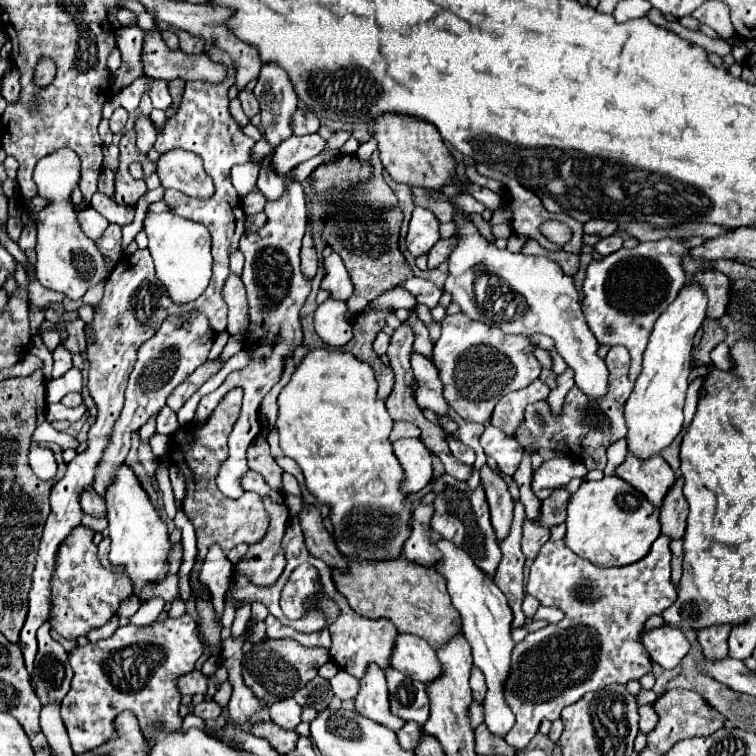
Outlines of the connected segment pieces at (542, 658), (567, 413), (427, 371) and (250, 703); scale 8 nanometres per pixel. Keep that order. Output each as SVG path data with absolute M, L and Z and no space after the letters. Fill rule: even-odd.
M661 534L653 542L651 552L645 558L621 568L599 568L579 558L577 554L571 554L571 550L567 550L563 540L559 542L549 540L539 550L531 566L527 592L539 598L541 604L563 610L565 620L561 620L559 624L549 624L547 628L541 628L529 634L513 650L511 674L505 684L505 698L516 718L514 727L505 736L510 746L518 751L524 749L531 742L531 738L537 734L539 724L543 720L549 720L549 722L557 720L565 706L581 700L587 692L601 690L609 684L627 684L651 672L651 660L645 646L639 640L639 634L649 616L661 614L665 608L669 608L677 600L675 586L671 584L669 542L671 540Z
M615 346L607 354L607 370L609 370L609 384L607 384L607 394L603 398L591 398L585 392L581 392L577 386L573 386L563 402L561 414L555 416L545 400L539 400L535 404L529 404L525 410L525 420L521 422L519 430L515 432L515 440L523 448L533 448L533 452L539 452L543 460L555 458L555 448L559 442L565 442L569 452L577 458L583 458L583 464L589 470L603 470L607 464L605 452L607 448L623 438L627 434L627 426L623 422L623 402L627 400L627 394L631 394L633 384L627 378L629 370L629 354L623 352L623 346ZM535 414L541 414L545 424L541 426L535 420Z
M411 354L411 368L413 368L413 378L417 380L417 390L415 390L417 404L421 408L433 410L439 416L447 414L449 406L443 398L443 384L439 380L437 368L419 354Z
M245 634L239 638L231 638L231 684L233 684L233 694L229 700L229 718L235 724L243 724L247 722L255 712L259 712L263 708L263 700L255 698L255 694L251 694L251 690L247 690L247 686L243 684L243 676L241 676L241 646L245 644Z

